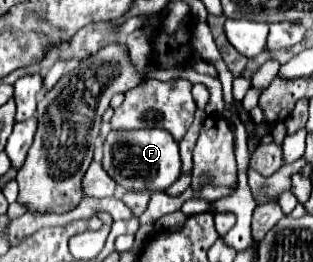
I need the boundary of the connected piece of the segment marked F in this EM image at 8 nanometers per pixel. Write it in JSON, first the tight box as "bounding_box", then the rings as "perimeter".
{"bounding_box":[103,129,181,191],"perimeter":[[[165,129],[113,131],[103,145],[103,169],[127,191],[165,191],[181,175],[179,145]]]}

